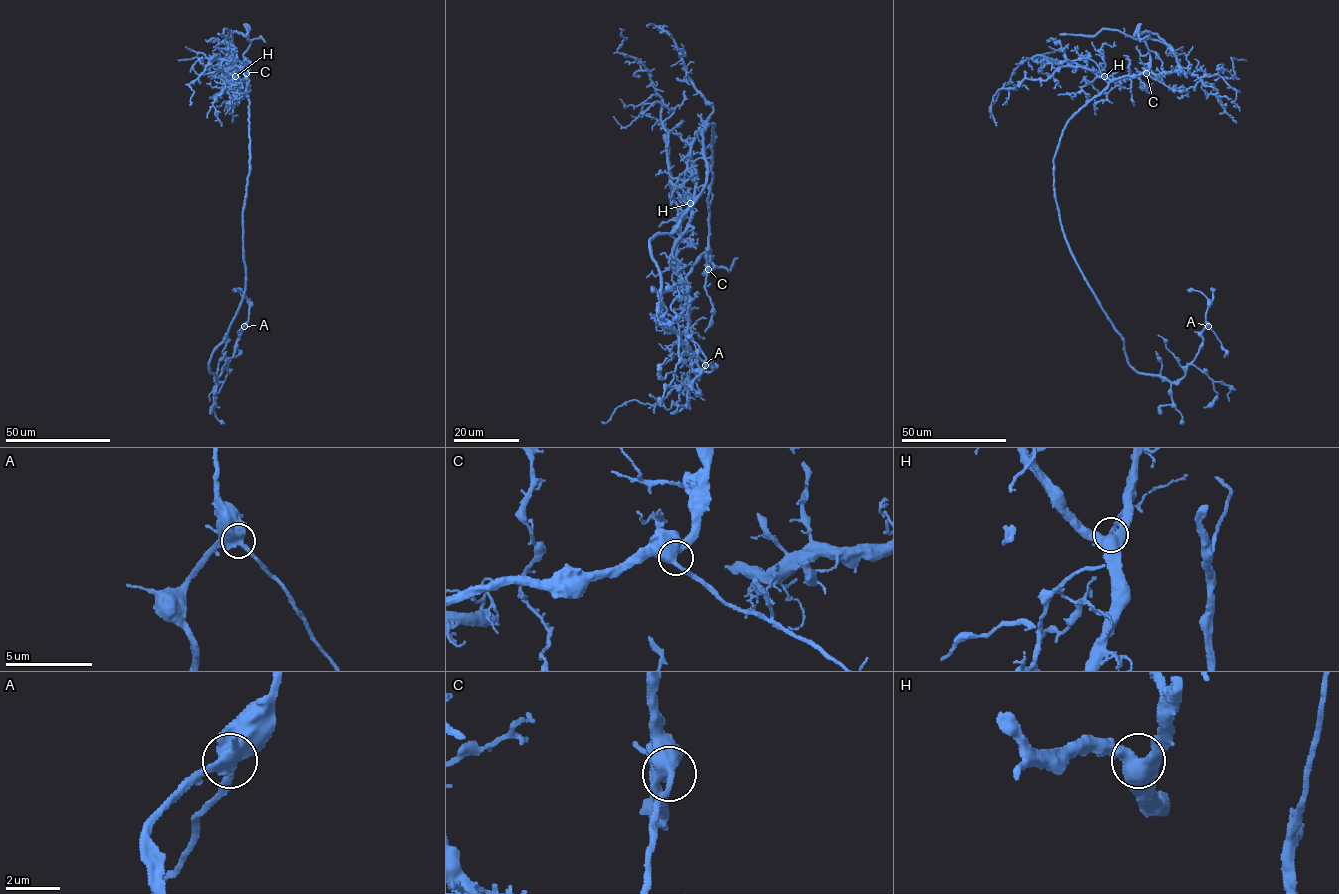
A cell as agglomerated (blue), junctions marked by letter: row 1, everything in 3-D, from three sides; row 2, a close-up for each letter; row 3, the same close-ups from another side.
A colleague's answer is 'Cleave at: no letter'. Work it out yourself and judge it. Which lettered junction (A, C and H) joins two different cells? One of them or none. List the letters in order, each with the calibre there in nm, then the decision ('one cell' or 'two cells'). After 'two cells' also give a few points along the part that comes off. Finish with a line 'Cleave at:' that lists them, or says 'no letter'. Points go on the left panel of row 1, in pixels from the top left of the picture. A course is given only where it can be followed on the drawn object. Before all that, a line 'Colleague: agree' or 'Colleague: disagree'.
Colleague: agree
A: 480 nm thick; one cell
C: 440 nm thick; one cell
H: 500 nm thick; one cell
Cleave at: no letter

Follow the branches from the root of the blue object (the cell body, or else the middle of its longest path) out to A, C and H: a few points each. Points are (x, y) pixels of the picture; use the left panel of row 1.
A: (248, 115), (245, 290), (209, 363), (216, 382), (244, 326)
C: (248, 115), (246, 73)
H: (248, 115), (247, 31), (232, 34), (234, 72), (223, 75), (235, 76)

